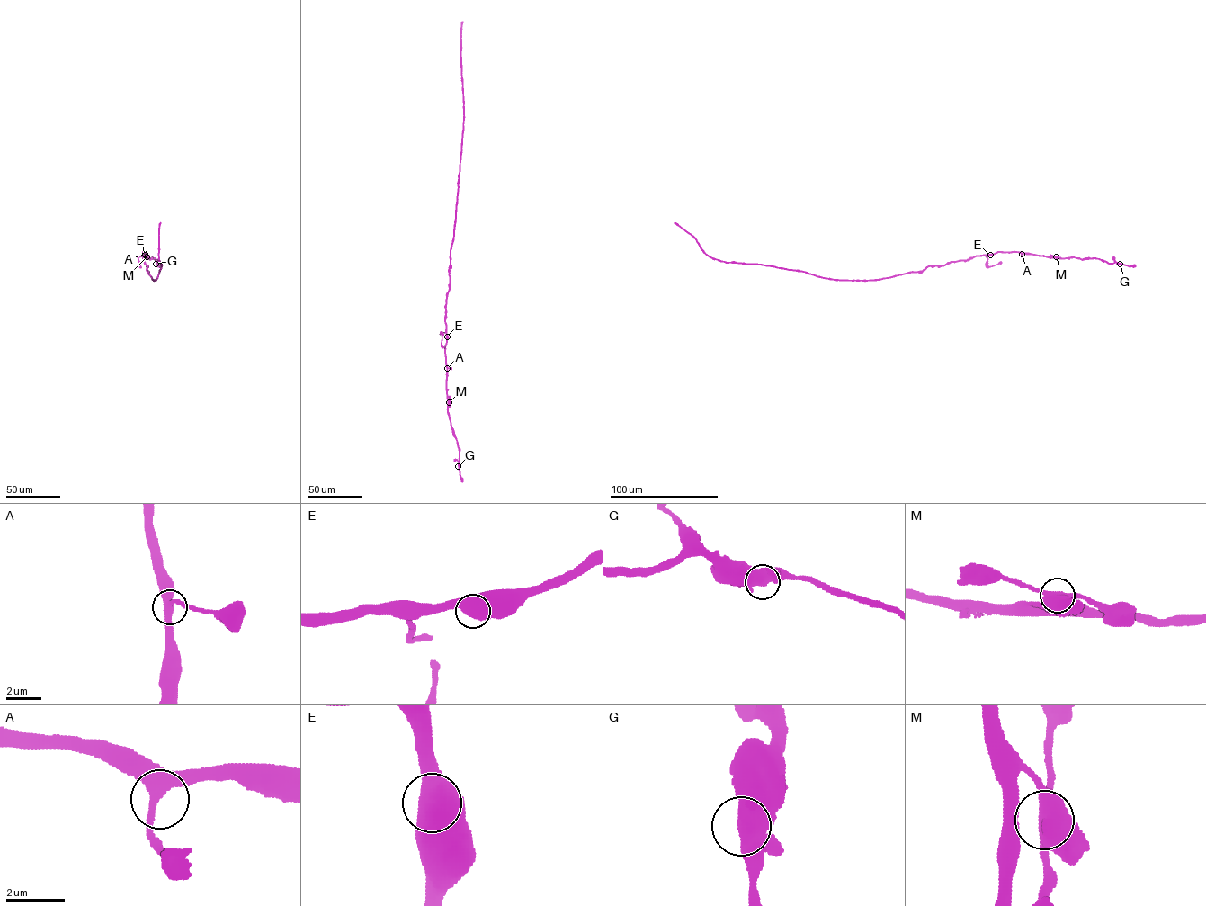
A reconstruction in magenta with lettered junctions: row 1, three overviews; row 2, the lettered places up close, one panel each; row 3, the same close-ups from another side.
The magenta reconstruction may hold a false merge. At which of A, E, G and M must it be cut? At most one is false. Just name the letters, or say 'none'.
M

